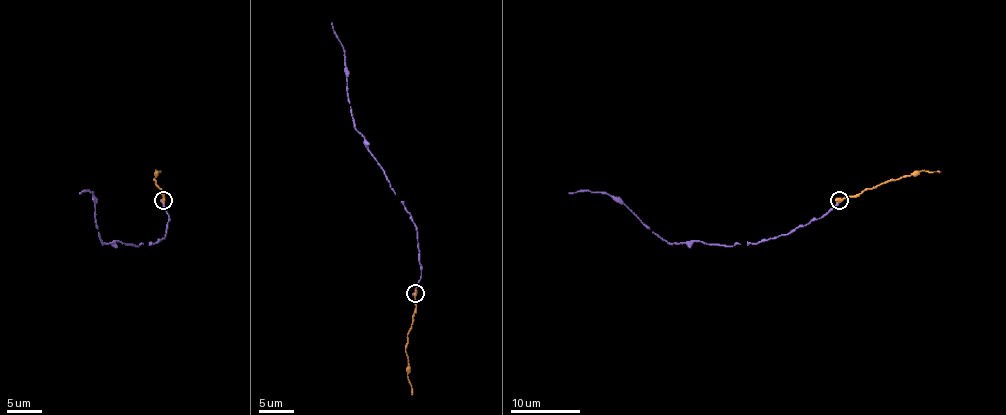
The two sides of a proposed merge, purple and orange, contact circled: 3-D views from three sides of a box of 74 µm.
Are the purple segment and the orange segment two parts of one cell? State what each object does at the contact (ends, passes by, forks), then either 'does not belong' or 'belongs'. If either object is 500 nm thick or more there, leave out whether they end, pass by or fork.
purple ends; orange ends; belongs

